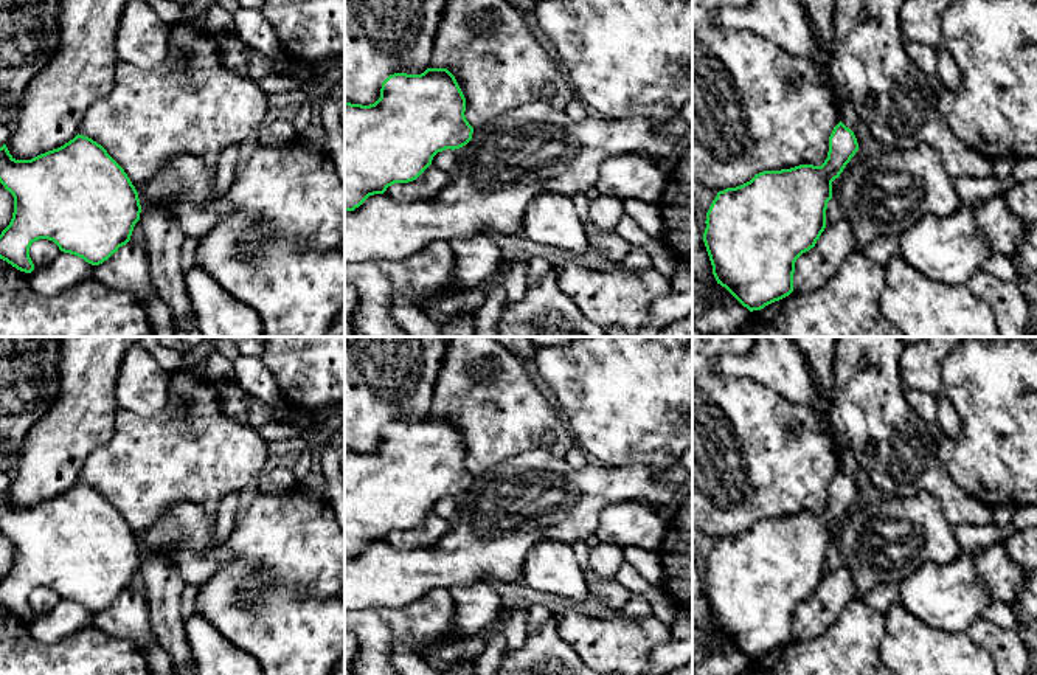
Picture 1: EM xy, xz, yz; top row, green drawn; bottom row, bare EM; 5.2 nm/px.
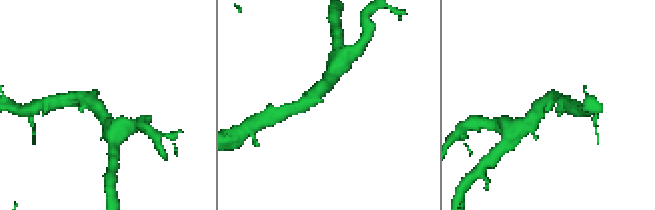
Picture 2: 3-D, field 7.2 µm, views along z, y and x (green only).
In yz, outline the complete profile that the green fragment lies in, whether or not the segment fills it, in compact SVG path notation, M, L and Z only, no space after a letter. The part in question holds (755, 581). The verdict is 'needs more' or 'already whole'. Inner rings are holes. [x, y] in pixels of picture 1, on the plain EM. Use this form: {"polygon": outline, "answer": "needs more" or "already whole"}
{"polygon": "M840 469L829 484L827 506L821 514L799 512L764 518L740 534L717 540L706 560L703 590L717 632L750 659L761 658L793 639L795 610L815 594L824 579L832 529L840 524L857 498L854 479Z", "answer": "already whole"}

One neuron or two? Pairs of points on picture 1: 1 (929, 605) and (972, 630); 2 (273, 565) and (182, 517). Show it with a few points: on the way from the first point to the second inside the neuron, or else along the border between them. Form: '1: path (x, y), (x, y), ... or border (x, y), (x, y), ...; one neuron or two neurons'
1: border (980, 616), (964, 630); two neurons
2: border (224, 543), (219, 553), (221, 565), (208, 578); two neurons

